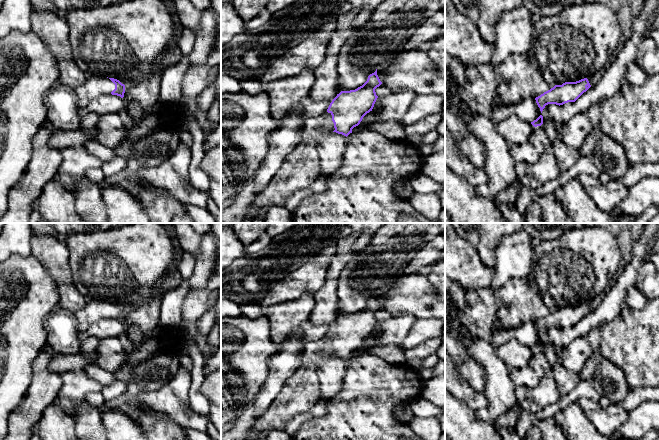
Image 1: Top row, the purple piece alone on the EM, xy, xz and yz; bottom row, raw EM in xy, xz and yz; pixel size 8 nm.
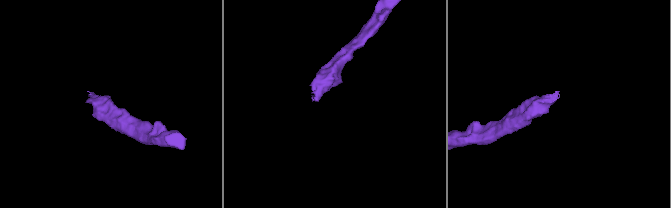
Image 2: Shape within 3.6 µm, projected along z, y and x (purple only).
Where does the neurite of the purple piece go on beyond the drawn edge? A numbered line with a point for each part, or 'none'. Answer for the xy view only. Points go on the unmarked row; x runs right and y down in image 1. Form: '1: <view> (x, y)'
1: xy (94, 310)

